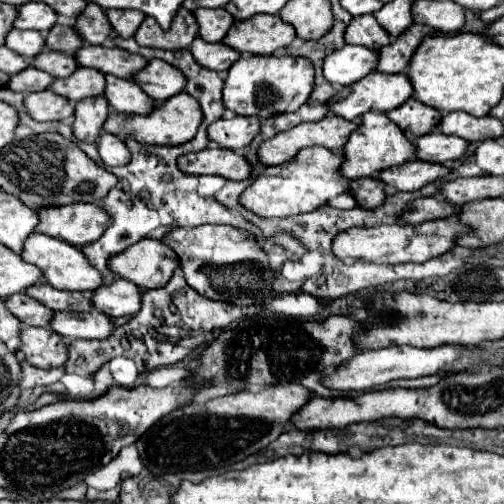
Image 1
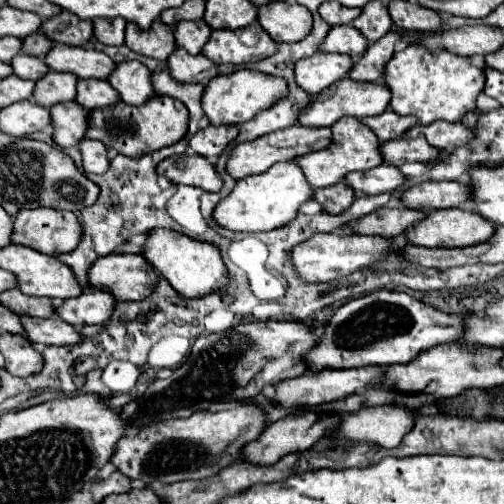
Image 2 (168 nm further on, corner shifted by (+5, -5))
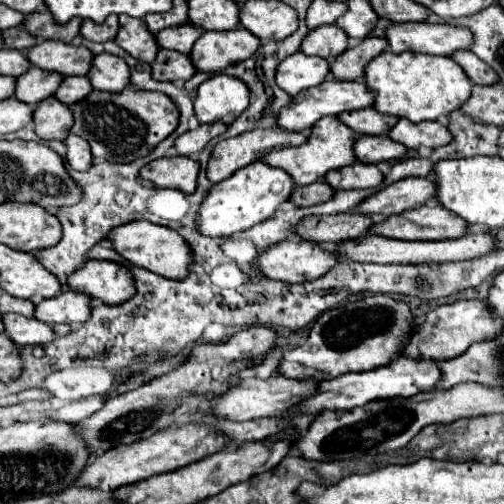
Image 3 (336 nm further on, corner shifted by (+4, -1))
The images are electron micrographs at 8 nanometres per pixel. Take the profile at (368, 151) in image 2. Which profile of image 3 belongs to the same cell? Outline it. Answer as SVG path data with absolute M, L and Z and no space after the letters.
M323 117L321 121L317 121L311 127L311 135L307 137L307 141L299 147L287 147L287 149L275 149L271 153L267 153L265 157L261 157L259 161L283 169L285 173L289 173L289 177L293 179L295 185L309 185L315 181L321 181L323 175L331 169L339 169L345 165L351 165L355 161L353 155L353 143L355 143L357 135L347 129L337 117Z

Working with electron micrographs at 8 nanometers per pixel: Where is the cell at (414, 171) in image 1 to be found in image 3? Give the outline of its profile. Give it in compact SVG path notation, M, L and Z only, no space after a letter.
M355 163L343 169L325 173L325 181L335 191L337 189L369 189L369 187L379 187L383 183L383 173L375 165Z

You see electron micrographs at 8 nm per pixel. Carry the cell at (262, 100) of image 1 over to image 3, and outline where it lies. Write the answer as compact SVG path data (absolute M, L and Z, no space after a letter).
M223 73L203 81L193 103L199 123L221 121L225 125L231 125L243 113L243 109L247 109L247 105L249 93L243 81Z

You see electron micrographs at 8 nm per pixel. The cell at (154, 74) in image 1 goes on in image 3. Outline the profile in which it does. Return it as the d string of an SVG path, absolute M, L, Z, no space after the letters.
M109 53L95 55L91 69L87 73L87 79L91 81L93 89L109 91L109 93L119 93L125 87L129 87L127 77L129 77L127 63L121 57Z

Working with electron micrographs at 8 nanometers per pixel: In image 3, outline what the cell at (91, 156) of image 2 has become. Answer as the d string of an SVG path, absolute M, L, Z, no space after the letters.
M69 135L63 143L67 147L67 163L75 171L87 171L91 167L91 159L93 159L89 143L83 141L83 137L75 137L75 135Z

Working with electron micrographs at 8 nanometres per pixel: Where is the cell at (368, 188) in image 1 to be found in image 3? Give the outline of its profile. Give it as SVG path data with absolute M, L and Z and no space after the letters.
M315 181L311 185L295 187L289 201L295 203L297 207L309 207L309 205L317 205L317 203L327 201L331 195L333 195L333 191L325 181Z

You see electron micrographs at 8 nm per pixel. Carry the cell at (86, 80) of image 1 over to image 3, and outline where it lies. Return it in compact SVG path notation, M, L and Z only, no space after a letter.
M31 67L27 69L27 73L23 73L17 79L15 85L15 99L27 103L27 105L37 105L39 101L43 101L45 97L51 97L55 93L55 87L59 85L63 77L57 73L47 73L41 71L39 67Z

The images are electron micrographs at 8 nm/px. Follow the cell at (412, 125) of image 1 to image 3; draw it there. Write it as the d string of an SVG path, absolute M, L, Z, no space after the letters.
M367 107L359 111L345 111L339 115L339 121L343 121L349 129L353 129L359 135L387 135L389 129L399 119L391 115L383 115L373 107Z

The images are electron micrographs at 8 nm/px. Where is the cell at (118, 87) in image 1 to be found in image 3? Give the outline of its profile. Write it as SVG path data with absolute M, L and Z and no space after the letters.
M63 77L59 89L55 91L55 97L59 97L59 101L65 105L73 105L75 101L87 97L87 93L91 93L87 77Z

